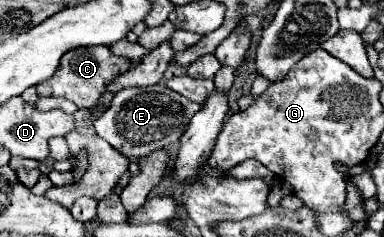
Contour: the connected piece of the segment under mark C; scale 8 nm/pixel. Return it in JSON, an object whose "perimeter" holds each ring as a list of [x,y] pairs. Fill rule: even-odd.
{"perimeter":[[[78,47],[62,55],[60,59],[60,71],[52,75],[52,79],[46,79],[44,83],[36,85],[36,91],[40,97],[64,97],[72,101],[78,109],[90,109],[96,107],[100,95],[104,93],[104,87],[120,73],[128,71],[132,67],[130,59],[116,57],[108,47]]]}

